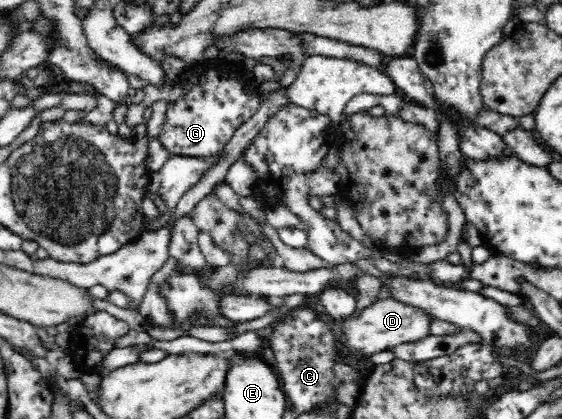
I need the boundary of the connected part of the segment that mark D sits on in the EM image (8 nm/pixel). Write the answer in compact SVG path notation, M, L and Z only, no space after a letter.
M396 298L376 300L358 317L352 315L346 318L339 325L339 333L346 335L350 350L359 351L369 357L378 351L392 350L401 343L414 343L426 339L431 334L430 326L435 319L436 317L426 313L423 309L398 301Z

